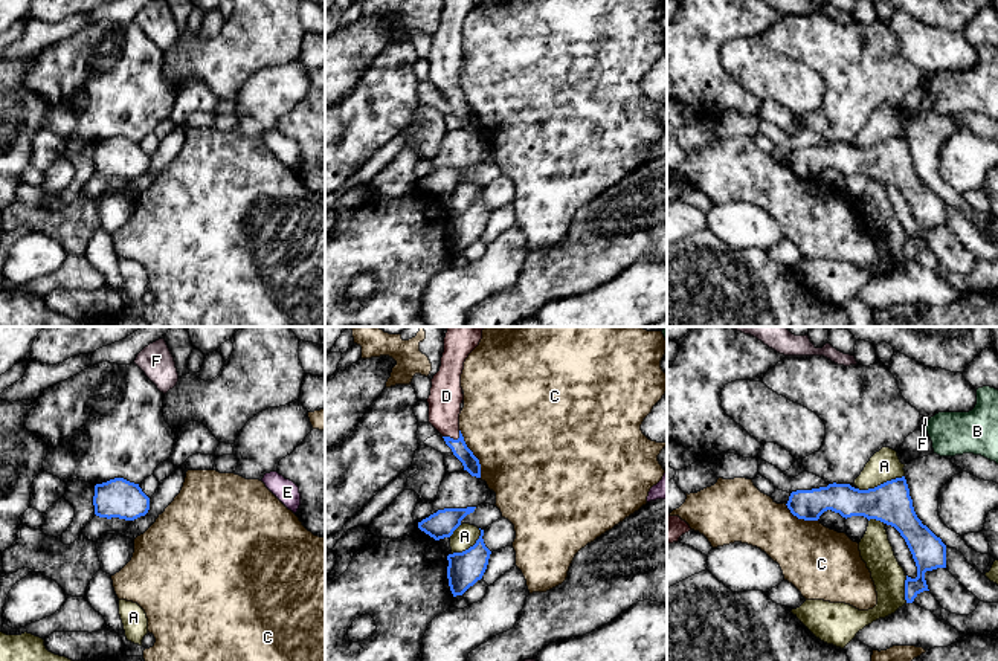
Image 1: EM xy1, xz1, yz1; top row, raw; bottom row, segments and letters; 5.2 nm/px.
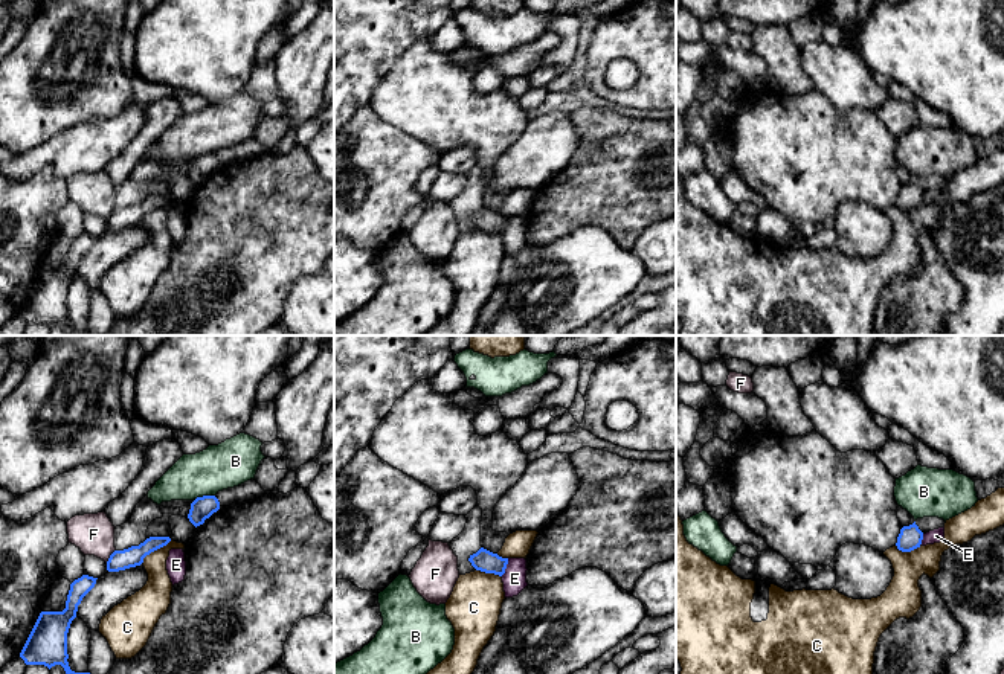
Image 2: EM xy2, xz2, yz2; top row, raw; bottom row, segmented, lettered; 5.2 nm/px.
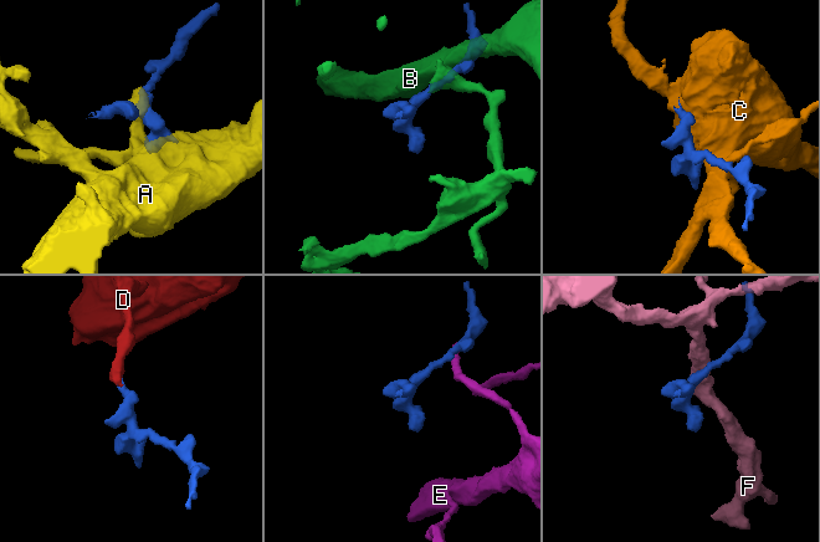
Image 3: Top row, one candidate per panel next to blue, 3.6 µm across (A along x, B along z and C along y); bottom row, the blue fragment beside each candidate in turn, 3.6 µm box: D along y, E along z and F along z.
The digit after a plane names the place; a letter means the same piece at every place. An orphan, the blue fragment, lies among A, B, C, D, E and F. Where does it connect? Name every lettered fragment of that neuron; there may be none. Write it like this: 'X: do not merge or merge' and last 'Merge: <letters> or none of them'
A: do not merge
B: do not merge
C: do not merge
D: merge
E: do not merge
F: do not merge
Merge: D

